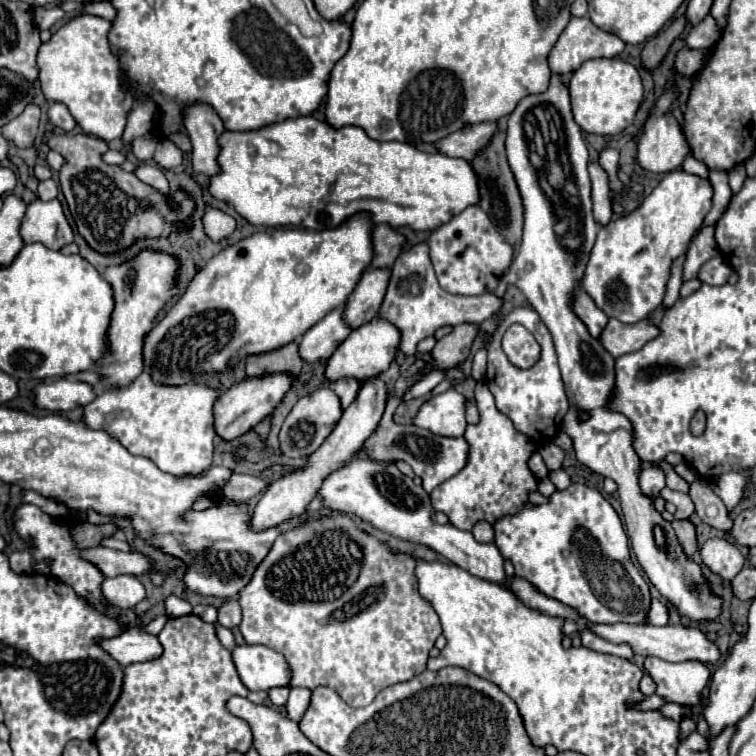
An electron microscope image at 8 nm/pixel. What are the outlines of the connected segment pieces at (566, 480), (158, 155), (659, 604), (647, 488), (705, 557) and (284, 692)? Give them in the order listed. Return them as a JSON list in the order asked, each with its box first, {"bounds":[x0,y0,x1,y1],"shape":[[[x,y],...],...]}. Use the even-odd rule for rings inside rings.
[{"bounds":[550,470,570,490],"shape":[[[556,470],[556,472],[550,472],[550,480],[554,482],[554,486],[558,490],[566,490],[570,486],[570,476],[564,472],[564,470]]]},{"bounds":[154,140,182,168],"shape":[[[162,140],[162,142],[158,142],[158,146],[156,146],[154,160],[156,160],[156,164],[158,164],[160,168],[180,166],[180,164],[182,164],[182,150],[180,150],[174,142]]]},{"bounds":[648,598,670,626],"shape":[[[654,598],[654,600],[652,600],[652,608],[650,608],[648,622],[654,624],[654,626],[666,626],[668,620],[670,620],[670,616],[668,616],[668,606],[666,606],[666,602]]]},{"bounds":[640,468,664,496],"shape":[[[644,468],[640,472],[640,488],[644,494],[658,496],[664,486],[664,472],[660,468]]]},{"bounds":[700,538,744,584],"shape":[[[724,538],[706,540],[706,544],[700,548],[700,556],[702,556],[702,562],[714,574],[718,574],[726,584],[730,584],[734,576],[744,568],[744,558],[740,550]]]},{"bounds":[268,688,290,708],"shape":[[[272,688],[268,694],[270,694],[272,704],[278,706],[278,708],[282,708],[286,704],[286,700],[288,700],[288,692],[290,692],[288,688]]]}]

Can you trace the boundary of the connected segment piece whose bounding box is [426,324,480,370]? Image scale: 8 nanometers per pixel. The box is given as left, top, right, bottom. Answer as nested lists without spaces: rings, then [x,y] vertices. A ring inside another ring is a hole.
[[[476,324],[454,326],[454,332],[450,332],[448,336],[436,342],[436,346],[430,352],[432,362],[426,364],[426,368],[432,366],[438,370],[450,370],[450,368],[460,366],[460,362],[468,358],[472,342],[478,336],[478,330],[480,328]]]

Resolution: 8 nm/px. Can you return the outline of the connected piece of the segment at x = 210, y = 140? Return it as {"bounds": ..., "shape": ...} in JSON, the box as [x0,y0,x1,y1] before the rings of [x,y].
{"bounds":[184,104,226,174],"shape":[[[194,104],[184,108],[184,128],[192,136],[192,146],[196,148],[192,152],[192,168],[194,174],[220,174],[220,134],[226,132],[220,116],[206,104]]]}

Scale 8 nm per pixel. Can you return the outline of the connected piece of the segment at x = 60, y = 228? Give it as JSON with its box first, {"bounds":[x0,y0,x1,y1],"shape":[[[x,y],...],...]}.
{"bounds":[20,198,74,250],"shape":[[[36,198],[32,204],[28,204],[20,224],[20,236],[24,244],[40,242],[50,250],[62,250],[72,242],[74,234],[56,198],[48,202]]]}

